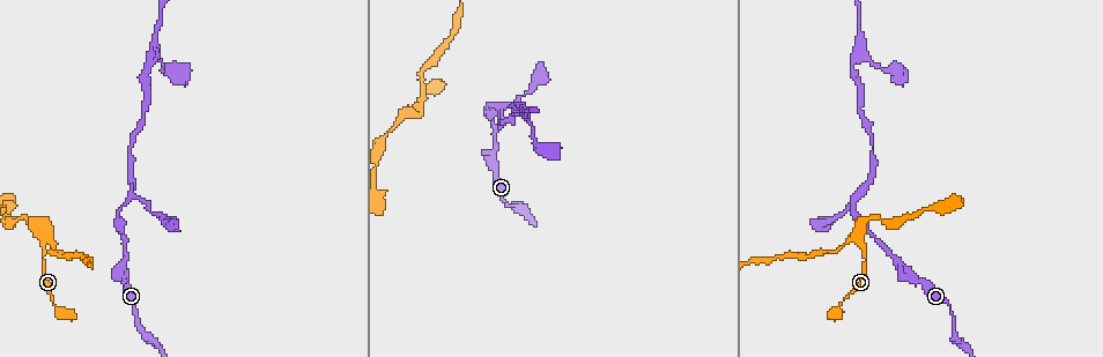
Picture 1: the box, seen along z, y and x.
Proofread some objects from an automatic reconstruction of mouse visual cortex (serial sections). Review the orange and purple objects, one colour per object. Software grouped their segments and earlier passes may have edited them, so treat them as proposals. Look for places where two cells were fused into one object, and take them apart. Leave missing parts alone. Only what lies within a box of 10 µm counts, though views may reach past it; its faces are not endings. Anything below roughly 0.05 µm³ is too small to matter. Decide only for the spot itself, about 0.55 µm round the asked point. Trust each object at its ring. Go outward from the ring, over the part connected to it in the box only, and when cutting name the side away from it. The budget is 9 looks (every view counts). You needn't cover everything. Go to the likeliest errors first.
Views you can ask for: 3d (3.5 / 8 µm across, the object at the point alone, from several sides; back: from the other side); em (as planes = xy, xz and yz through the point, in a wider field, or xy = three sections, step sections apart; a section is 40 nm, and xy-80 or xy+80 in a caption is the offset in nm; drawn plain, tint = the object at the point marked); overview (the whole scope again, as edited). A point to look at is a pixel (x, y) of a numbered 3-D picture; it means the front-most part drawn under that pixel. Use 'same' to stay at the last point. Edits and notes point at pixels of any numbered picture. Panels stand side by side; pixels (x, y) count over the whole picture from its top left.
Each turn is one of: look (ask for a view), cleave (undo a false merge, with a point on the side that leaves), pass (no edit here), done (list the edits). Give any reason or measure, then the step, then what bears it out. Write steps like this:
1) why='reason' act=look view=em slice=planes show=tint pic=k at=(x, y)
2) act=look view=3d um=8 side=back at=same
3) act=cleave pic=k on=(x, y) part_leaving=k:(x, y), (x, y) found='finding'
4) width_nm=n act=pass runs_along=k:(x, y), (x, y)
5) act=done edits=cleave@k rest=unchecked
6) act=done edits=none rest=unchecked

why='a narrow waist' act=look view=3d um=3.5 pic=1 at=(44, 239)

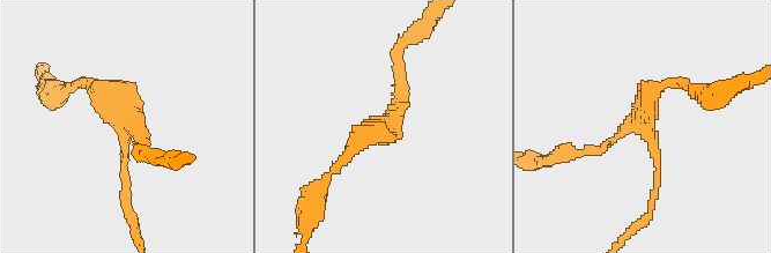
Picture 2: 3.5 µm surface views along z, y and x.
arms=3 arm_widths_nm=100,150,200 act=look view=em slice=xy step=5 show=tint pic=2 at=(640, 124)

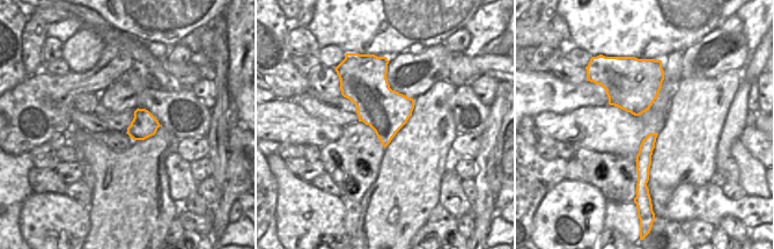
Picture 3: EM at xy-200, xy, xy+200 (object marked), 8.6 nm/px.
act=pass runs_along=2:(124, 194), (124, 113), (84, 81) found='all the same cell'

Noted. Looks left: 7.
why='arms part here' act=look view=3d um=8 side=back pic=1 at=(132, 196)

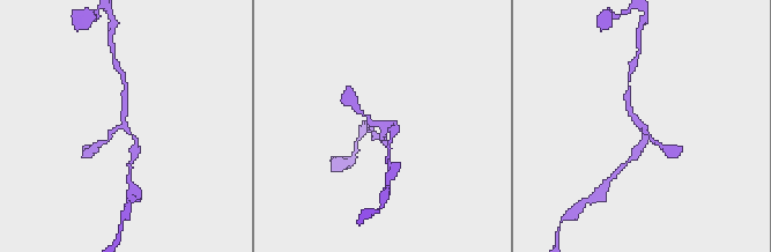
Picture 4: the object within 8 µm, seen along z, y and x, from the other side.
why='zoom in' act=look view=3d um=3.5 at=same

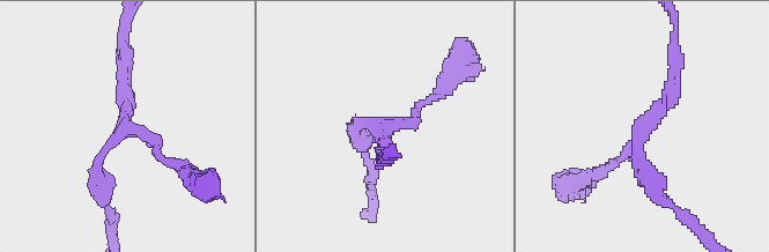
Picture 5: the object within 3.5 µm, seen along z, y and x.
arms=3 arm_widths_nm=150,150,250 act=look view=em slice=xy step=5 show=tint pic=5 at=(643, 131)

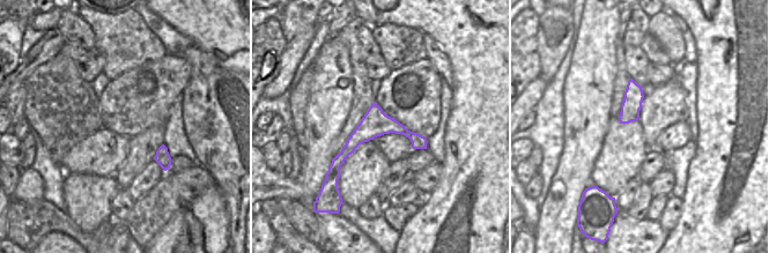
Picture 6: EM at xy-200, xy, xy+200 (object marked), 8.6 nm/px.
act=pass runs_along=5:(102, 194), (98, 158), (126, 116), (123, 59) found='continuous, no second cell'

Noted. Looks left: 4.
why='sudden change in width' act=look view=3d um=8 pic=1 at=(138, 328)

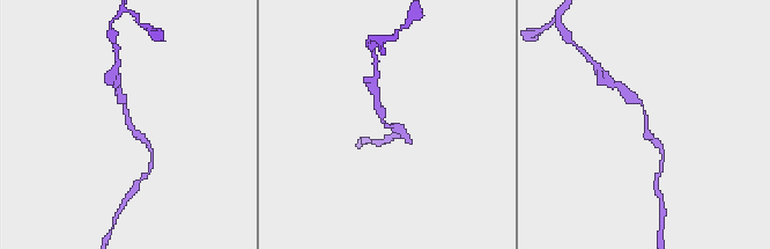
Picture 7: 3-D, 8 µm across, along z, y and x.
why='shape alone is not enough' act=look view=em slice=xy step=5 show=tint at=same

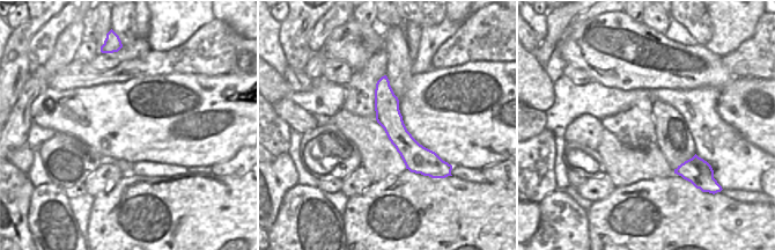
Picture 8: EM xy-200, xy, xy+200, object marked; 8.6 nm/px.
act=pass runs_along=8:(384, 79), (397, 133), (436, 166) found='all the same cell'

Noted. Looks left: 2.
why='abrupt turn' act=look view=3d um=3.5 pic=1 at=(150, 56)

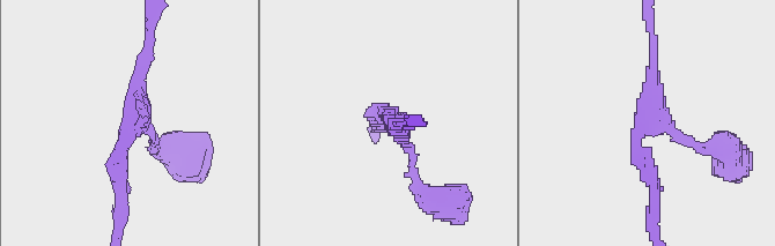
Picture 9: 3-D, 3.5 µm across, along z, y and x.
arms=3 arm_widths_nm=150,200,250 act=look view=em slice=xy step=2 show=tint pic=9 at=(134, 117)

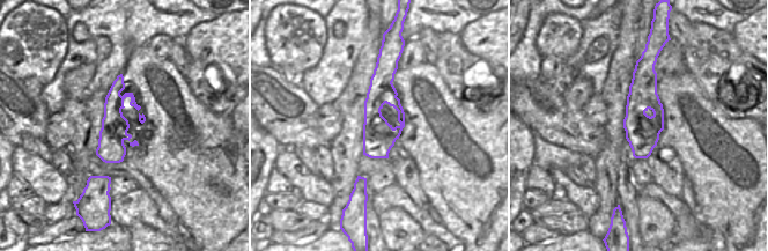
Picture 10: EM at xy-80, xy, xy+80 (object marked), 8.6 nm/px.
act=pass runs_along=9:(652, 186), (639, 154), (650, 119), (709, 147) found='one cell here'

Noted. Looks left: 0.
act=done edits=none rest=unchecked

